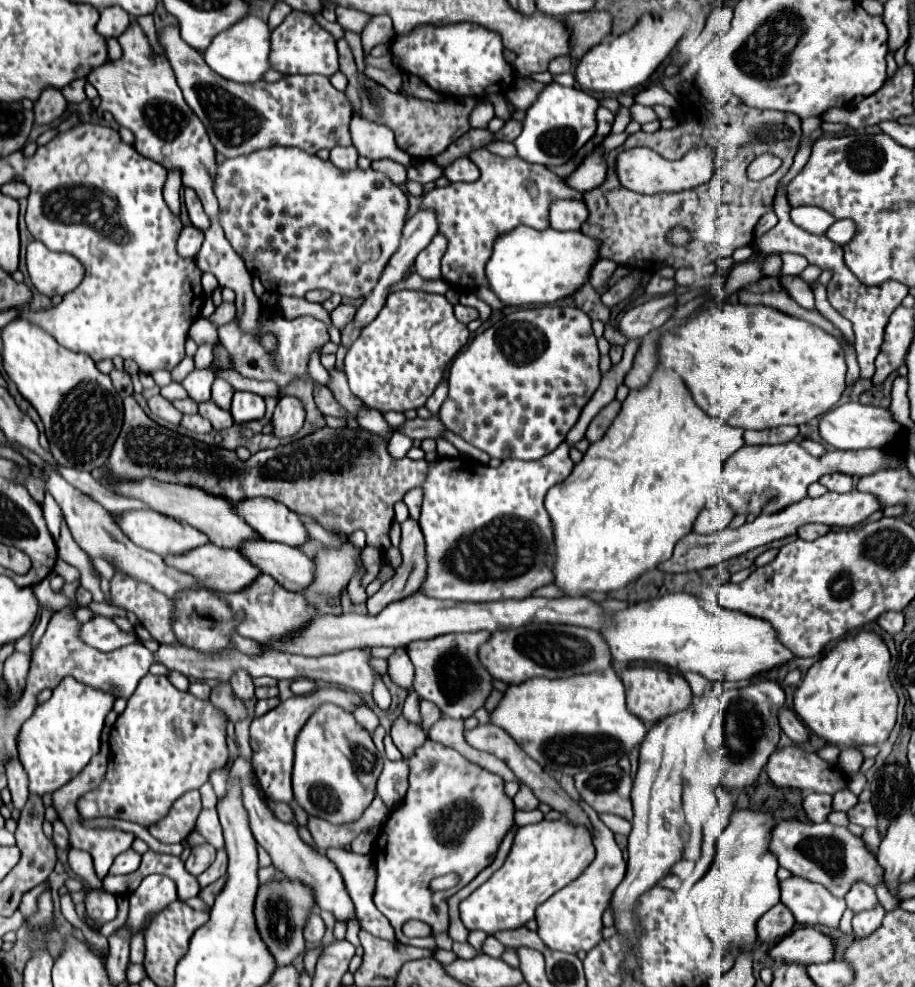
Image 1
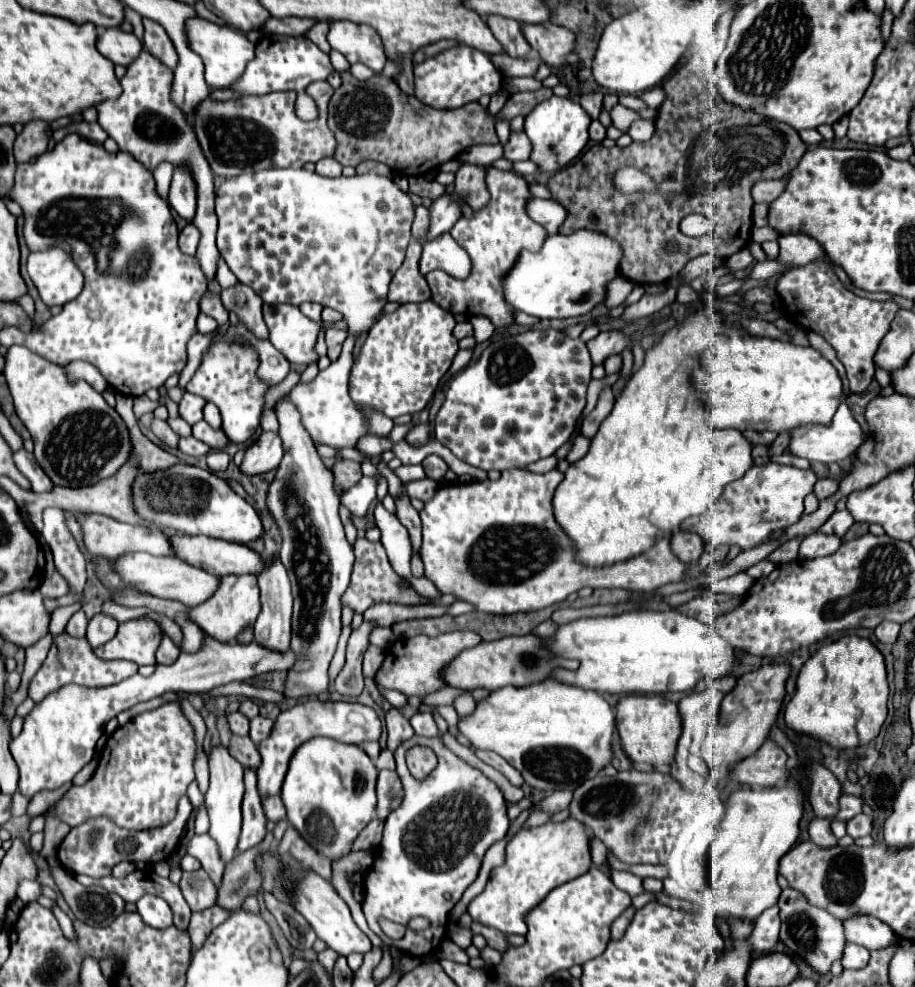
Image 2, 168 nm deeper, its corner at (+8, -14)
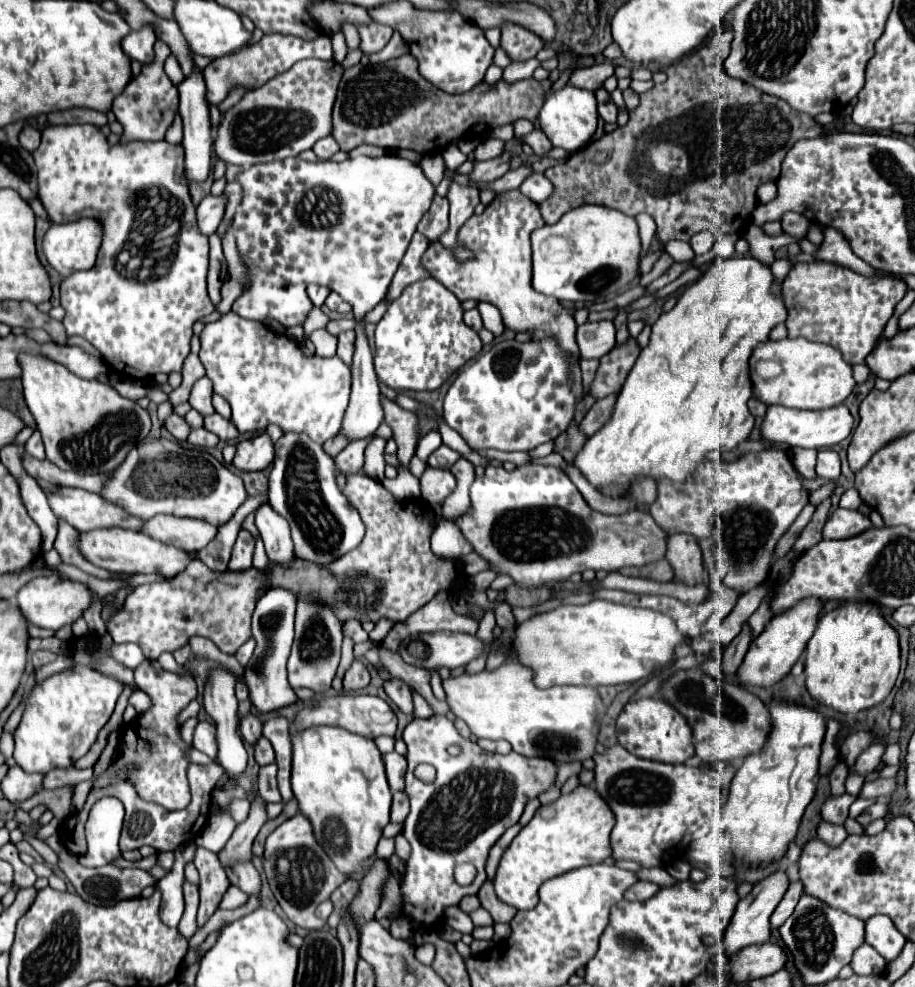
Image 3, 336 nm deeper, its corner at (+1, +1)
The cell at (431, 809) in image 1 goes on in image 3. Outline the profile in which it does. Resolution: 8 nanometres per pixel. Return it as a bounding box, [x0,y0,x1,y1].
[401,716,557,928]

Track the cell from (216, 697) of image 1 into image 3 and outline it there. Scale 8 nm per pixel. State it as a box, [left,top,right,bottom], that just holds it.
[255,738,275,766]

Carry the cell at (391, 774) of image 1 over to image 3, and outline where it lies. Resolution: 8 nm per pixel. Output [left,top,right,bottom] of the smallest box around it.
[383,752,407,792]

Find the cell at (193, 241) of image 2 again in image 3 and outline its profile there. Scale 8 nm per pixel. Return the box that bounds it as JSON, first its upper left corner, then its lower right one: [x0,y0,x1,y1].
[197,194,227,236]

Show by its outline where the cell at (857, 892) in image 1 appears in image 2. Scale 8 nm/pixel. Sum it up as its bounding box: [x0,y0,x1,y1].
[844,915,894,951]

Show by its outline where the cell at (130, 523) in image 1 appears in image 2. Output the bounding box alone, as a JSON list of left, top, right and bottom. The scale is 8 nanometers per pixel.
[76,513,174,559]

